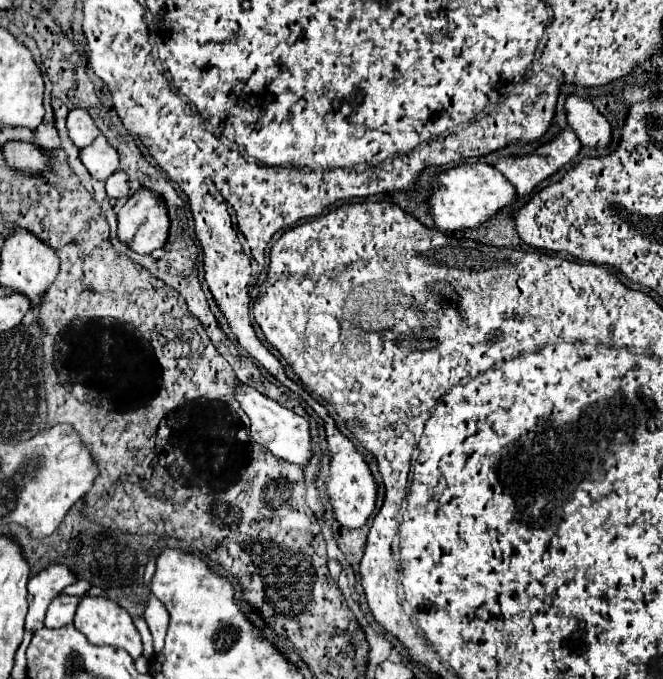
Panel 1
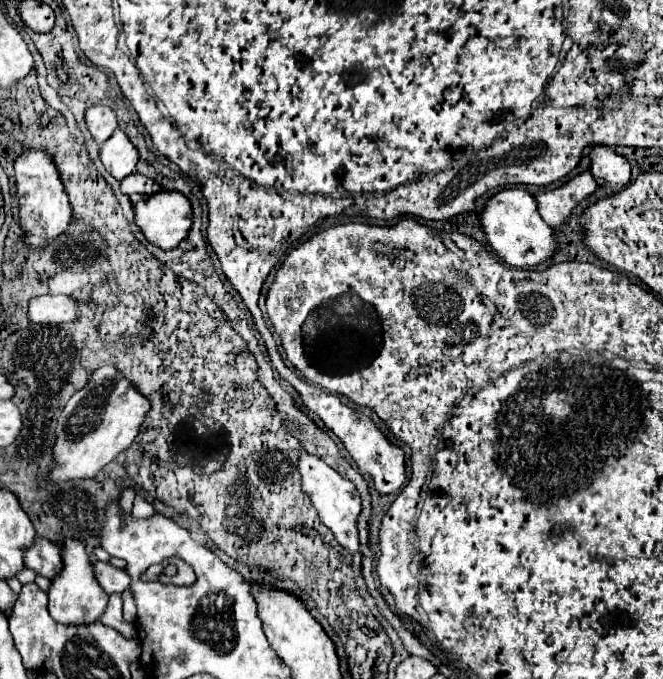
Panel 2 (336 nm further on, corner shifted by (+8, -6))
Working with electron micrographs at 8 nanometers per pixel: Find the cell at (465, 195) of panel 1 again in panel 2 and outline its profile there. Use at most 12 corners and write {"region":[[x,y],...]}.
{"region":[[499,190],[479,222],[493,252],[531,268],[553,256],[535,198]]}

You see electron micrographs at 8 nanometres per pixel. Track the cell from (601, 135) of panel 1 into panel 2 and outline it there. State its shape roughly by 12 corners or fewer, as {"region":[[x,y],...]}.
{"region":[[609,146],[589,152],[597,184],[621,190],[629,184],[631,164]]}

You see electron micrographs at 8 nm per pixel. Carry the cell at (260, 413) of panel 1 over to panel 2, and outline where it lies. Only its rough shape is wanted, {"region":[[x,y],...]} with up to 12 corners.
{"region":[[299,452],[301,492],[349,552],[359,550],[353,482]]}

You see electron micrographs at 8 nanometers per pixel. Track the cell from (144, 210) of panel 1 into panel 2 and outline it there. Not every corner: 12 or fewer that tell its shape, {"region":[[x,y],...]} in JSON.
{"region":[[167,190],[135,204],[147,242],[173,250],[189,232],[189,200]]}

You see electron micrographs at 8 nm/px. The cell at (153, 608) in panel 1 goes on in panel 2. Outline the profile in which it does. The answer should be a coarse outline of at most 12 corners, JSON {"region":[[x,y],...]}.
{"region":[[137,496],[131,514],[135,520],[155,516],[153,504]]}

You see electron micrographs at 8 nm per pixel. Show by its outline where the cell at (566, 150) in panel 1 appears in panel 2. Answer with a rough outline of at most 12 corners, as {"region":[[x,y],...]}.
{"region":[[589,170],[561,188],[537,192],[537,212],[561,226],[597,184]]}

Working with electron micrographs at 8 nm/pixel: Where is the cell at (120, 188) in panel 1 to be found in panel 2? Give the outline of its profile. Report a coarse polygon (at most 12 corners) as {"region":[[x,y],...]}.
{"region":[[137,172],[121,180],[121,192],[151,194],[153,180]]}

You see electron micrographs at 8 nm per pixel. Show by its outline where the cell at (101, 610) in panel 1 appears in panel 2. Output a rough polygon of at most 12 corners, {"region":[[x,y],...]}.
{"region":[[65,540],[49,614],[63,626],[101,620],[109,596],[85,544]]}

